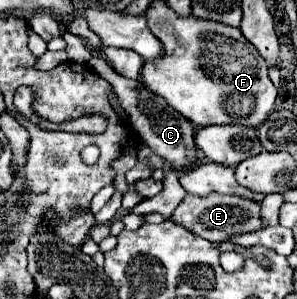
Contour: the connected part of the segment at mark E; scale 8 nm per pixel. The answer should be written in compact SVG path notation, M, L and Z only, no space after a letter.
M215 193L207 195L207 197L187 195L179 203L179 207L171 215L171 219L175 223L183 225L185 229L189 229L191 233L207 239L207 241L227 241L235 235L263 229L261 205L253 199L245 199L245 197L239 197L239 195L215 195Z

